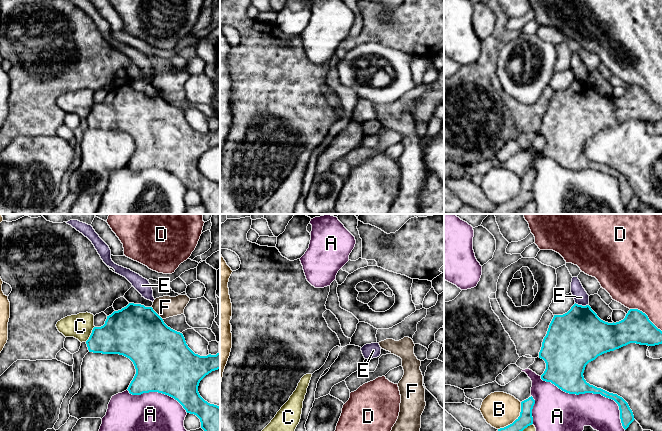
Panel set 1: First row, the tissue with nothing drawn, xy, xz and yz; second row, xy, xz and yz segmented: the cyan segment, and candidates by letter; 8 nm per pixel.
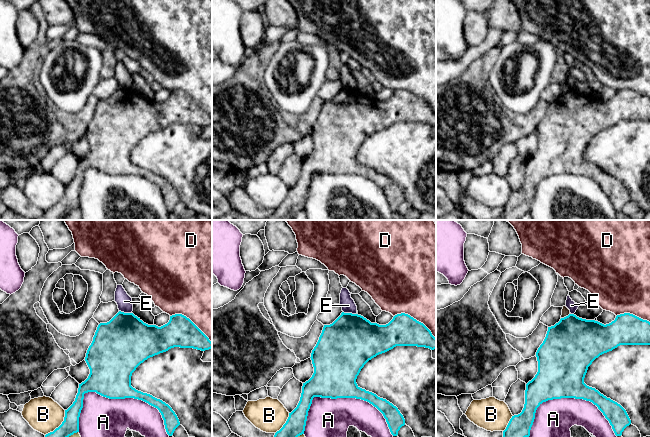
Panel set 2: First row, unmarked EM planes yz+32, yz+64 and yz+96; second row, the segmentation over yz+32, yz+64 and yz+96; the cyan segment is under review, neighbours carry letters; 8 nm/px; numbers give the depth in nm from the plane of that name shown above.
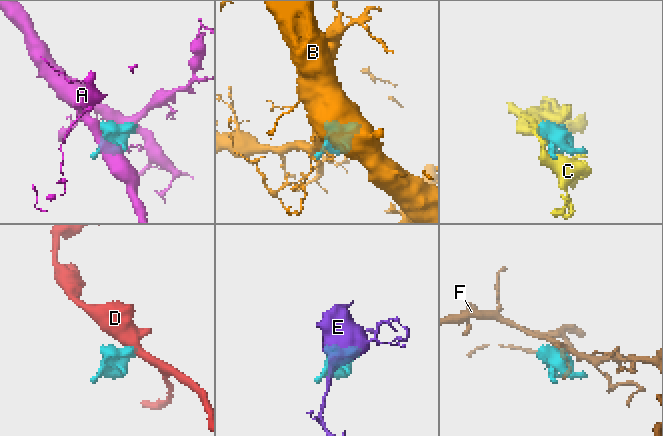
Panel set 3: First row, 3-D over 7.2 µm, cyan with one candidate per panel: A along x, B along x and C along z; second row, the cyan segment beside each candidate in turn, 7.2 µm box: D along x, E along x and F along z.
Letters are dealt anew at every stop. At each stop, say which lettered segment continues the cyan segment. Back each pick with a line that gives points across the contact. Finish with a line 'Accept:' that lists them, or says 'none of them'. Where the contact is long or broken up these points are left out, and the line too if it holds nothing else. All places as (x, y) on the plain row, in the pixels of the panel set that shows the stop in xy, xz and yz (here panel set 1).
Accept: none of them

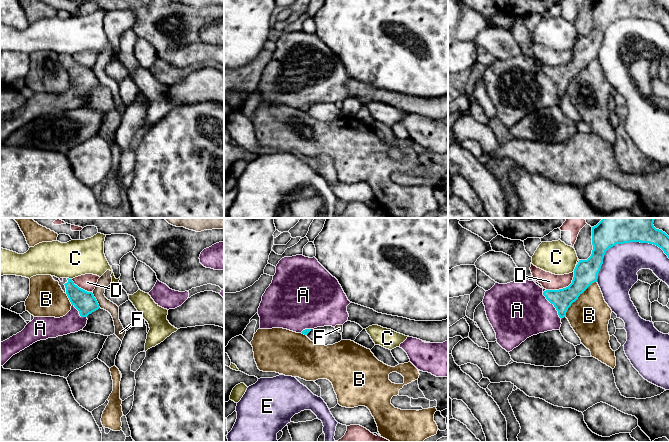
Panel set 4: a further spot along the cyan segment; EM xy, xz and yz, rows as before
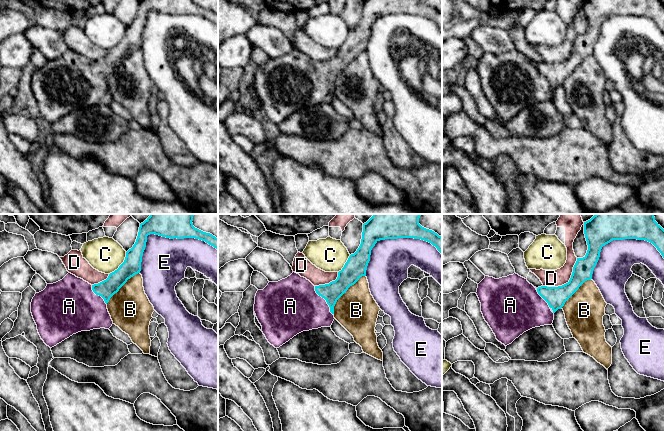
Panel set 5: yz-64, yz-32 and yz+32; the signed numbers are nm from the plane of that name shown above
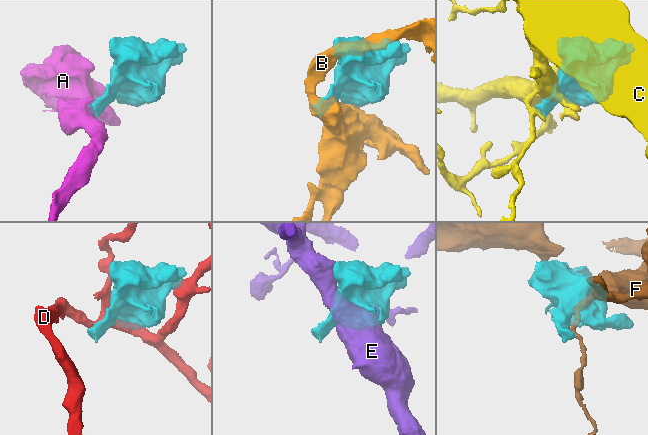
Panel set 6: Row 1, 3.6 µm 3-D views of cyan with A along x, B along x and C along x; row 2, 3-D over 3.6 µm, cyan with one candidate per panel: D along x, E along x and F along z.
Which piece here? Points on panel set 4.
A: way yz (562, 75), (553, 80), (543, 87), (523, 87)
Accept: A

